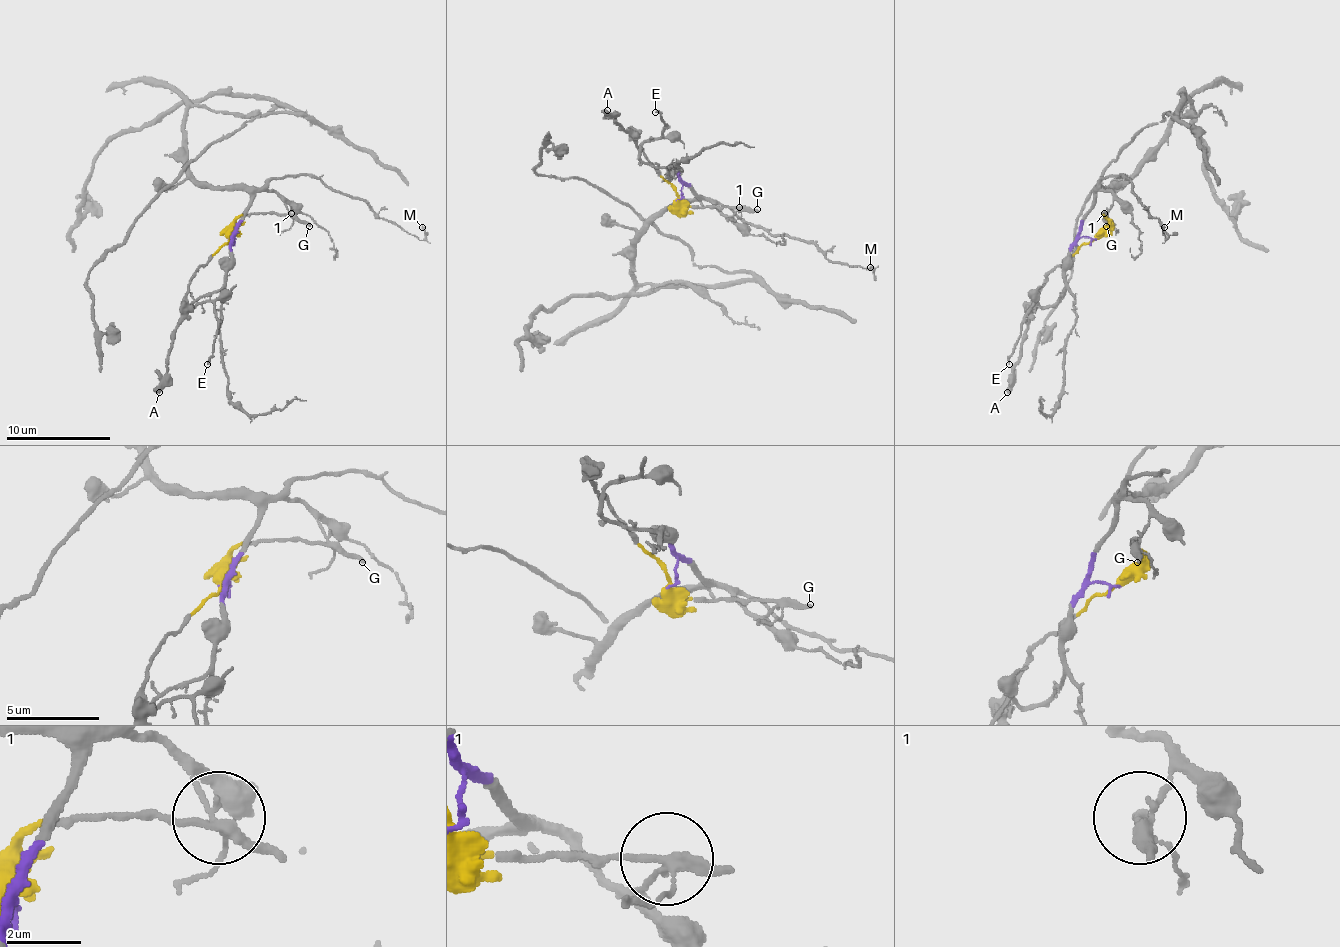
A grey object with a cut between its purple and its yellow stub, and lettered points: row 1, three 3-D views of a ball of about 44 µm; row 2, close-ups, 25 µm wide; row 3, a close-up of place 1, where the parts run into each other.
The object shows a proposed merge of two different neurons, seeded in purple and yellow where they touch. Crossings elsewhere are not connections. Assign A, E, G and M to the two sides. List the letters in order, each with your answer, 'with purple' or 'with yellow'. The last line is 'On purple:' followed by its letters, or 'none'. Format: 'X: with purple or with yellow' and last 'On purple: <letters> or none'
A: with yellow
E: with purple
G: with yellow
M: with purple
On purple: E, M

